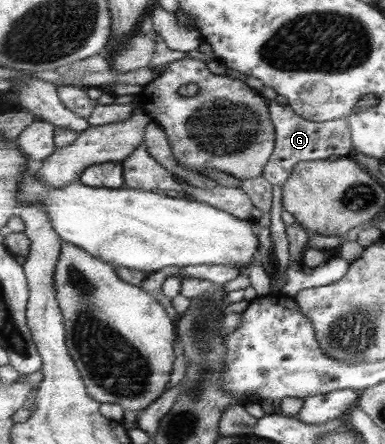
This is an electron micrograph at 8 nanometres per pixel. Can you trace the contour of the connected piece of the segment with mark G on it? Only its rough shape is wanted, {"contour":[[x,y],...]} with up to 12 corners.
{"contour":[[269,101],[276,147],[264,177],[284,185],[305,161],[349,157],[350,122],[305,120]]}

